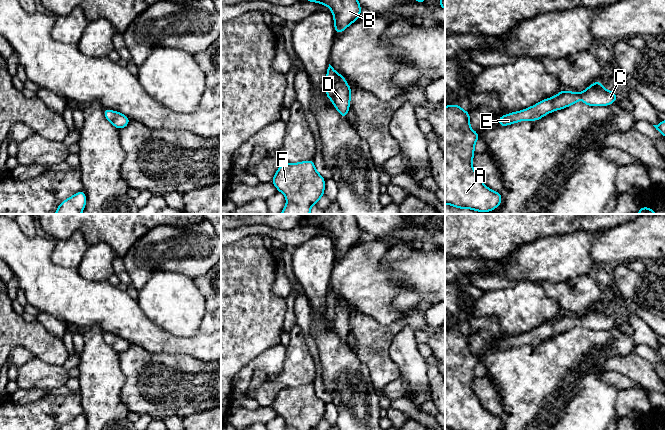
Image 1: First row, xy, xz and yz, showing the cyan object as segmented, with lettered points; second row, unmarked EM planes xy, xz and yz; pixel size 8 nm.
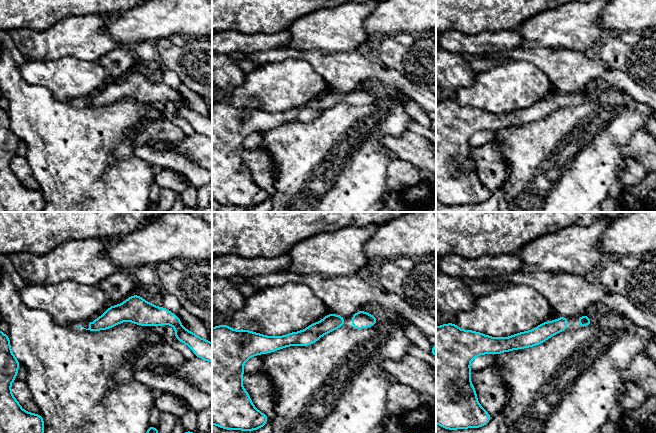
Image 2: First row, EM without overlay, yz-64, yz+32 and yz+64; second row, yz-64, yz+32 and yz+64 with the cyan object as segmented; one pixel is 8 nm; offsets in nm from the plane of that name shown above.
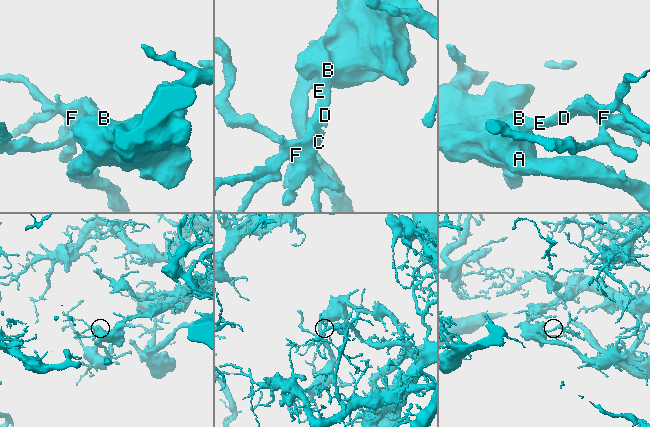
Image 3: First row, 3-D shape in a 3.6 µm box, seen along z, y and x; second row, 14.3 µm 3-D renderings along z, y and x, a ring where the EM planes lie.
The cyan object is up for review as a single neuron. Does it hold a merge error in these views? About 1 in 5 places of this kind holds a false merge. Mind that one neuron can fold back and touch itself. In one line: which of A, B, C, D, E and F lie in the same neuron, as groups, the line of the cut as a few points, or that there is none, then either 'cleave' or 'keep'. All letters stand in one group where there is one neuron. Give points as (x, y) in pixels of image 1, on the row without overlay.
A B C D E F | no cut | keep

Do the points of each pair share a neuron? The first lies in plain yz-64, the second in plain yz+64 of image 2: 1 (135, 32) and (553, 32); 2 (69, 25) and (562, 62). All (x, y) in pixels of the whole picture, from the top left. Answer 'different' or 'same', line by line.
1: different
2: different

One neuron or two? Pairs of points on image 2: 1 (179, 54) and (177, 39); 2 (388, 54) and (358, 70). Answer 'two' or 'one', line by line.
1: two
2: two

